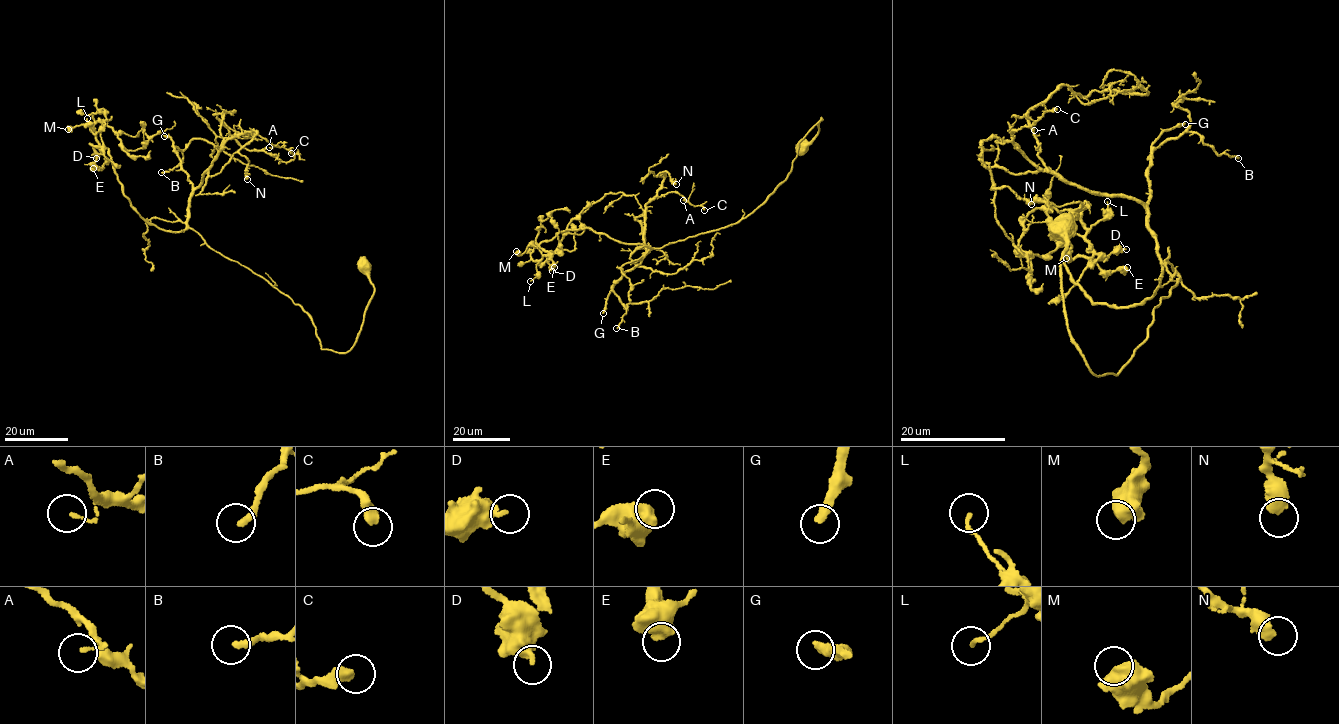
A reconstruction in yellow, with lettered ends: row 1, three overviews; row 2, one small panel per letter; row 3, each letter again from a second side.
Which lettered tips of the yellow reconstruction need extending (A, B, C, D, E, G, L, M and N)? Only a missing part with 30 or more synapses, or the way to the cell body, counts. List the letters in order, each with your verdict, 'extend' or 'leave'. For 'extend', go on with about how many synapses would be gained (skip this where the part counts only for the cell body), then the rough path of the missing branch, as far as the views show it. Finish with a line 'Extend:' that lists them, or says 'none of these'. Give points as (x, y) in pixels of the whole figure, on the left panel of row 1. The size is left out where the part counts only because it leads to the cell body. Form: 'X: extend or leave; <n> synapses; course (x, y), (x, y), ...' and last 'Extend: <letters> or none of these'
A: leave
B: leave
C: leave
D: leave
E: leave
G: extend; 45 synapses; course (164, 136), (158, 137), (172, 150), (188, 203), (186, 226), (166, 251), (174, 292), (183, 310)
L: leave
M: leave
N: leave
Extend: G

